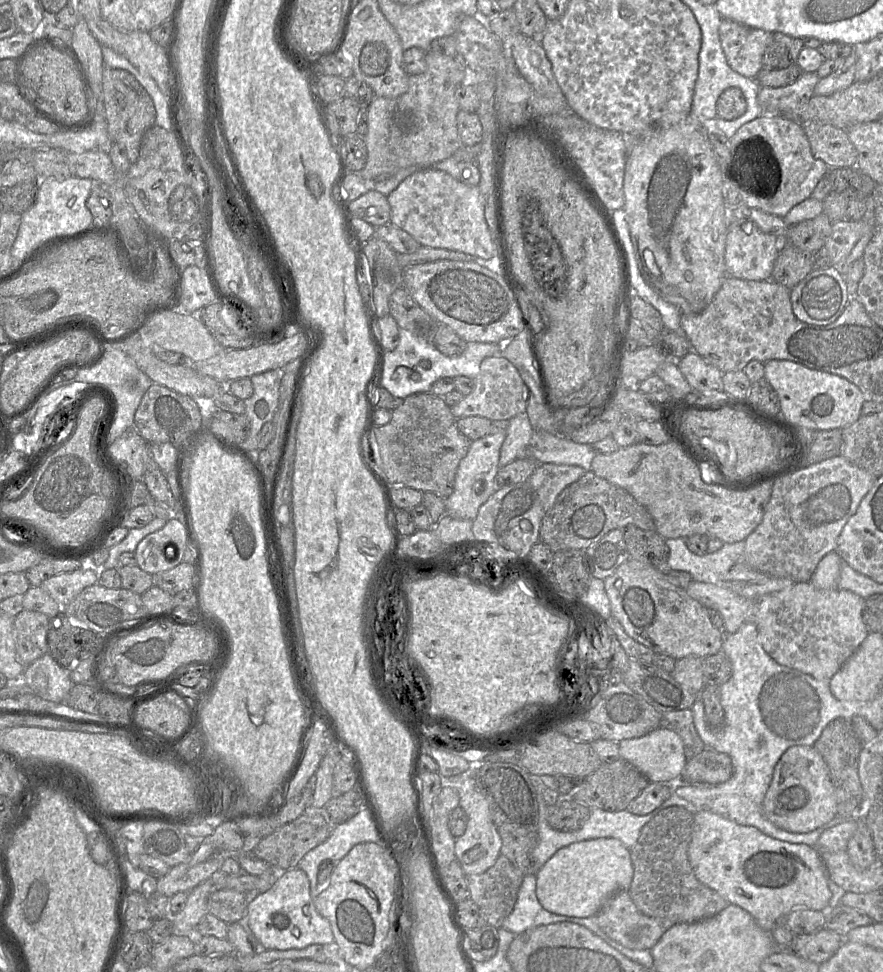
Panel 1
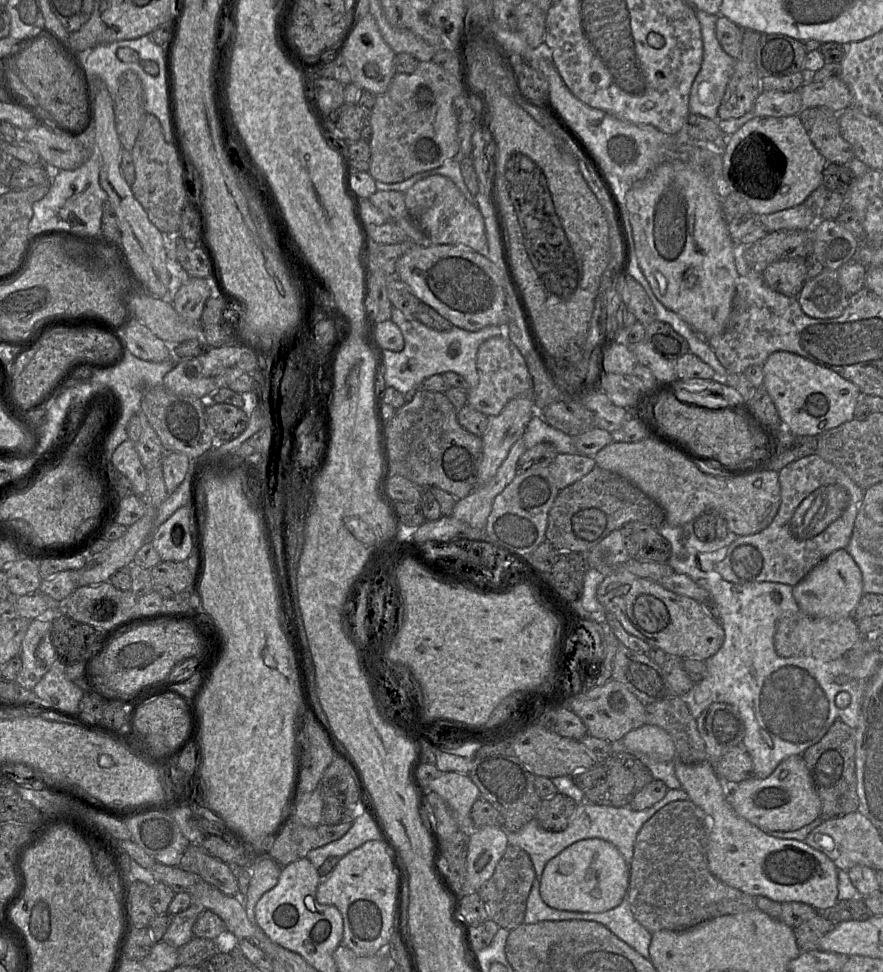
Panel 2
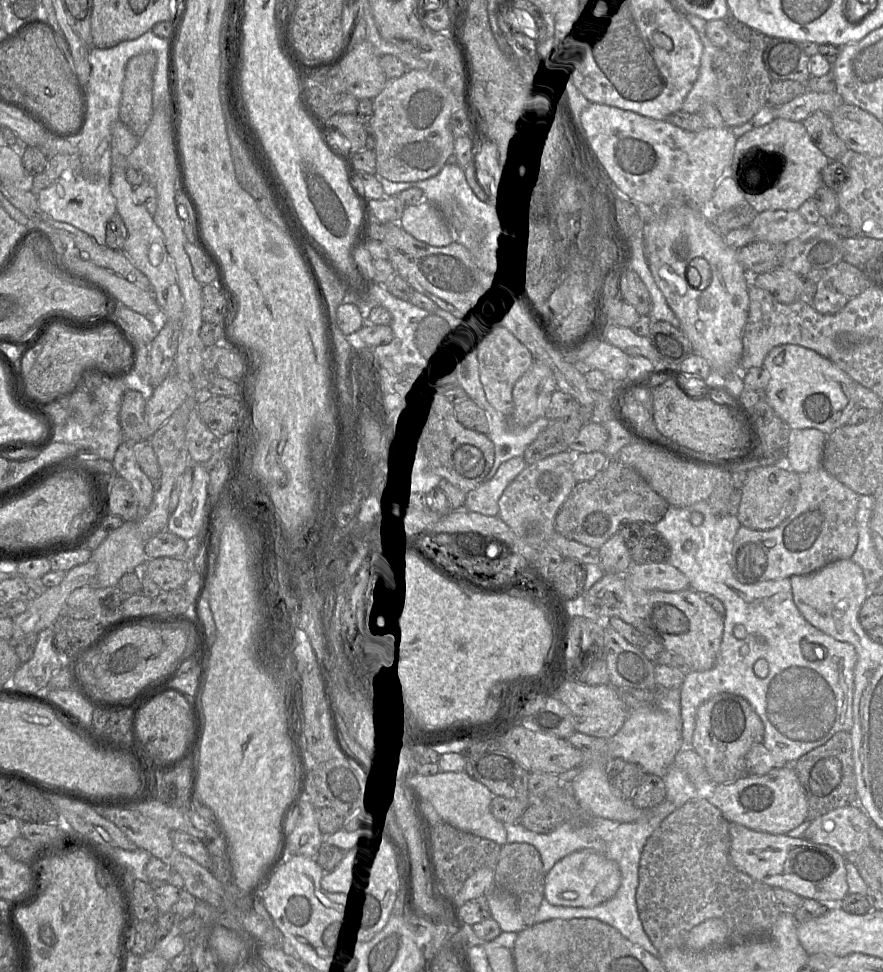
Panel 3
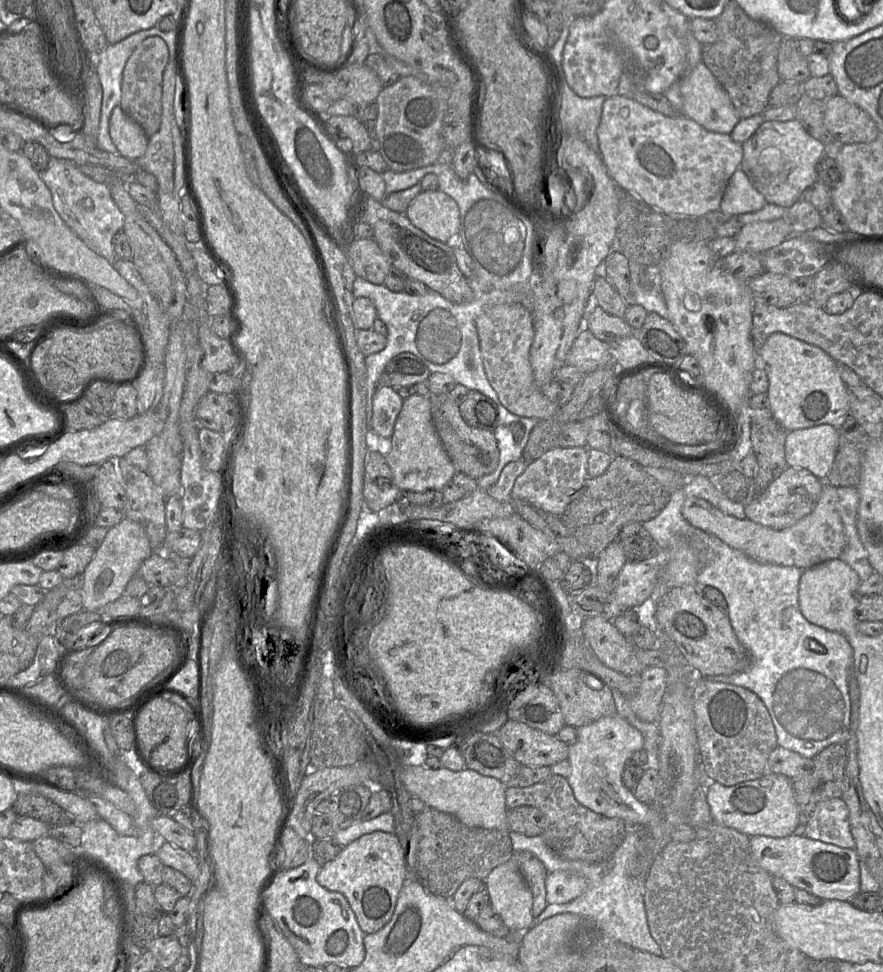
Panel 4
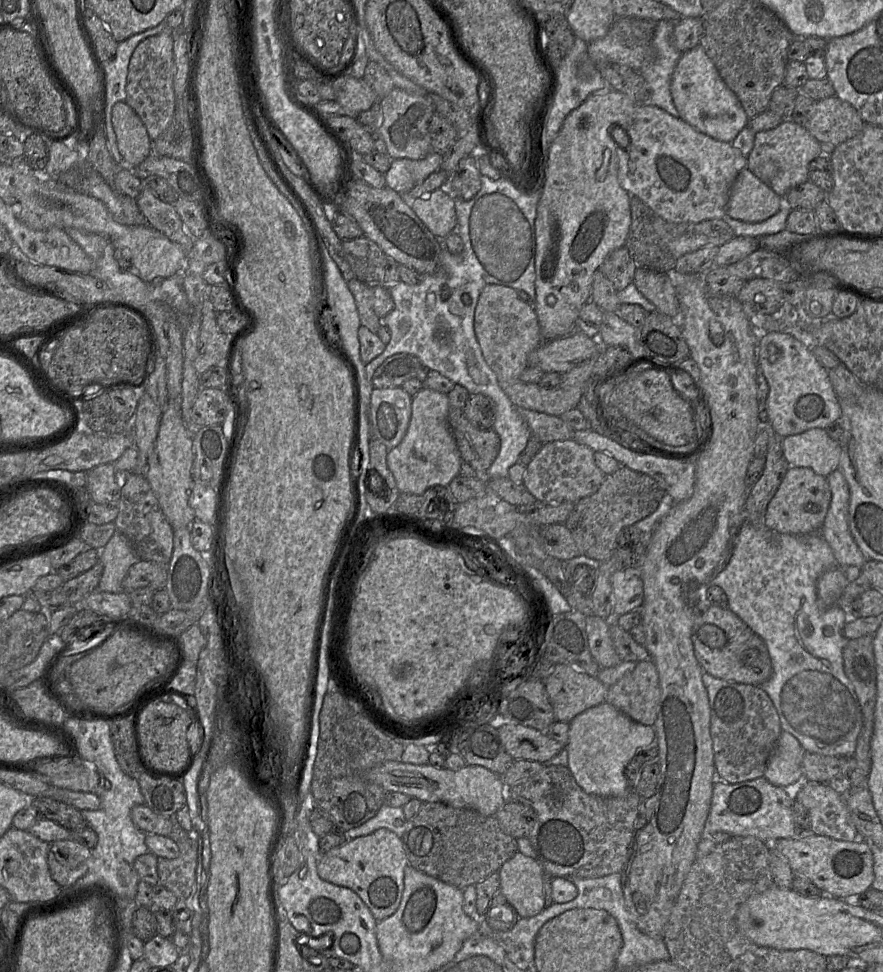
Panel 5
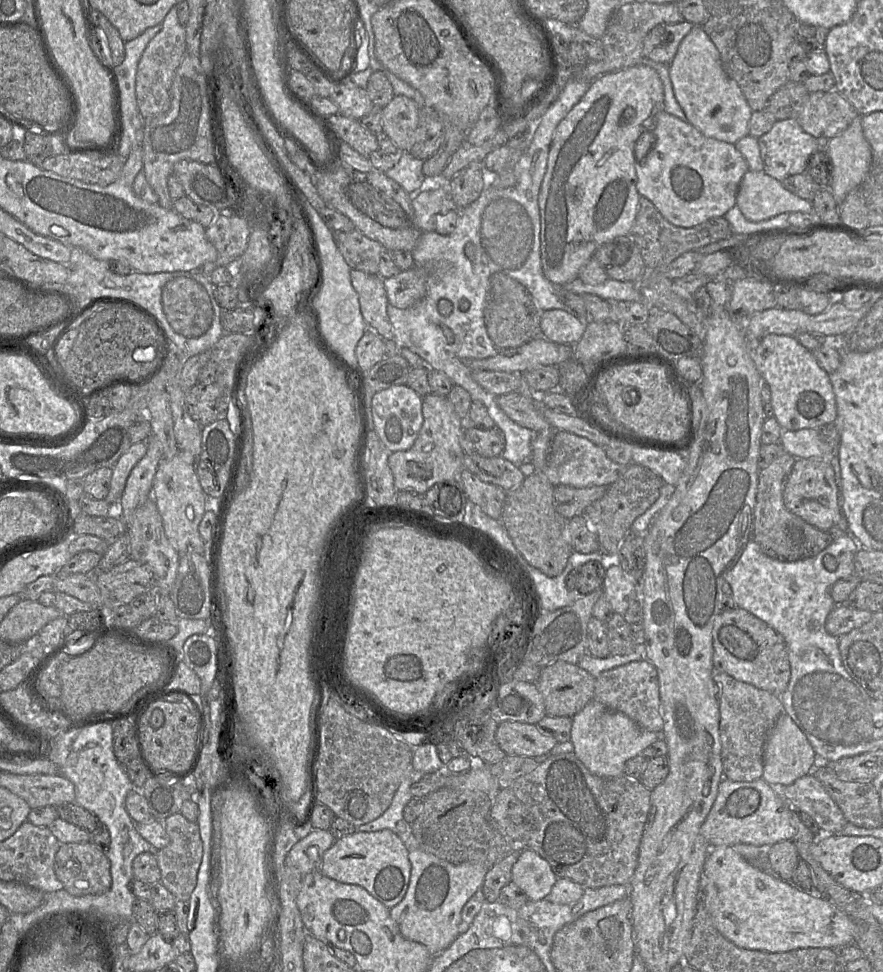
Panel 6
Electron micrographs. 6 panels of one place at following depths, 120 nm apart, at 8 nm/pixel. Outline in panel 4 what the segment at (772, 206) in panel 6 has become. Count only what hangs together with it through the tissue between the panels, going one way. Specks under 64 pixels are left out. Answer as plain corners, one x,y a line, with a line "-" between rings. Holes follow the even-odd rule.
739,168
728,182
719,211
741,215
760,210
766,203
764,196
753,186
747,174

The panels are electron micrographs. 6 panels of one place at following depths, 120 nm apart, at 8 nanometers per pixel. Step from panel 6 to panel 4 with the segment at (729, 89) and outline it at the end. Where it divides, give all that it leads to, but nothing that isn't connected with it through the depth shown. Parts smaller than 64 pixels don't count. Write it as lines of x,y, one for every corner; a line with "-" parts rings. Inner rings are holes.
700,62
680,78
680,93
682,114
677,115
685,115
706,130
730,135
741,119
728,93
704,62

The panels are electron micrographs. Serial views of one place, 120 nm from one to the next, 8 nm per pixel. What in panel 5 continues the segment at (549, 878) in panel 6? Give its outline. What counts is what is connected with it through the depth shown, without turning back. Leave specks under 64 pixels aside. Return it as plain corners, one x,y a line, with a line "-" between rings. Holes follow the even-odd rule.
516,852
498,870
501,892
520,918
537,915
545,908
545,872
540,863

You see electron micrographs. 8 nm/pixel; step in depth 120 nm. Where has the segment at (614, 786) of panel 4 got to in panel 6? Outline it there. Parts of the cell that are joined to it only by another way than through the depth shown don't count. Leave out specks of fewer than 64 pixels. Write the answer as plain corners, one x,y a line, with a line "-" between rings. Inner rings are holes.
595,700
588,702
571,719
572,752
592,774
600,777
623,774
625,762
642,754
644,749
660,737
658,733
641,728
625,714
611,710

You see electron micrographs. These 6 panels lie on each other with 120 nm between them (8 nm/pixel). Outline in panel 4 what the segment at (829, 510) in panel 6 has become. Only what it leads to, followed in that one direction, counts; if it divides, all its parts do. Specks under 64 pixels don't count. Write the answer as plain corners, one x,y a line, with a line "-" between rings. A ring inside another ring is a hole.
788,466
782,472
782,474
766,488
762,494
753,499
748,499
747,495
747,501
745,502
744,508
746,518
754,523
772,528
774,530
782,530
788,528
813,511
821,496
823,482
824,481
818,479
806,469
792,468

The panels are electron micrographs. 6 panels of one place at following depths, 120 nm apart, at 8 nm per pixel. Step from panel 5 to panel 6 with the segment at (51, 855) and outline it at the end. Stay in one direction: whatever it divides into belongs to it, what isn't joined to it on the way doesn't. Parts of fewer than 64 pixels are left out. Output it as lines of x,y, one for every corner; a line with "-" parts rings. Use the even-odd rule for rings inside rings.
91,842
62,843
54,871
63,889
73,896
100,895
111,887
110,862
104,850

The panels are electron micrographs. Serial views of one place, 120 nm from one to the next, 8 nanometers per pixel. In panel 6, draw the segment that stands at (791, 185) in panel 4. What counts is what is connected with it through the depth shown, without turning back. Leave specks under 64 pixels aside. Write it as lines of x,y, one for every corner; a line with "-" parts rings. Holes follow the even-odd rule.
796,118
777,120
772,129
758,138
764,172
779,181
795,174
804,173
809,158
819,150
818,139
807,132

